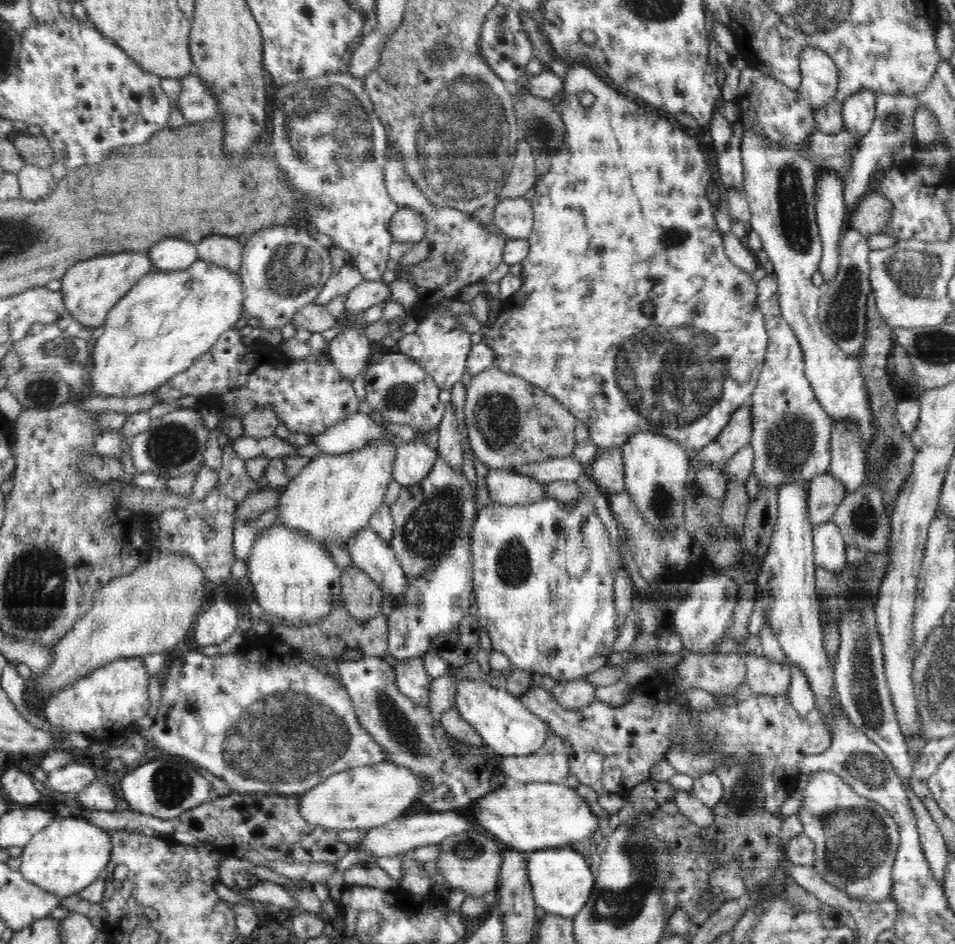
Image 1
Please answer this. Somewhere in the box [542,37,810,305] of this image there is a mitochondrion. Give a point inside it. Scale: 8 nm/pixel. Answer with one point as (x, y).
(673, 237)

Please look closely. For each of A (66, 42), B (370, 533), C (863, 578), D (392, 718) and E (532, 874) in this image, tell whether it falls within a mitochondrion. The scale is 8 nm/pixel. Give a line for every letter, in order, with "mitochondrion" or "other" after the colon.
A: other
B: other
C: mitochondrion
D: mitochondrion
E: other

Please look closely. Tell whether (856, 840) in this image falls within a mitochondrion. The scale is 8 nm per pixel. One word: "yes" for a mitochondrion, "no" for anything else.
yes

